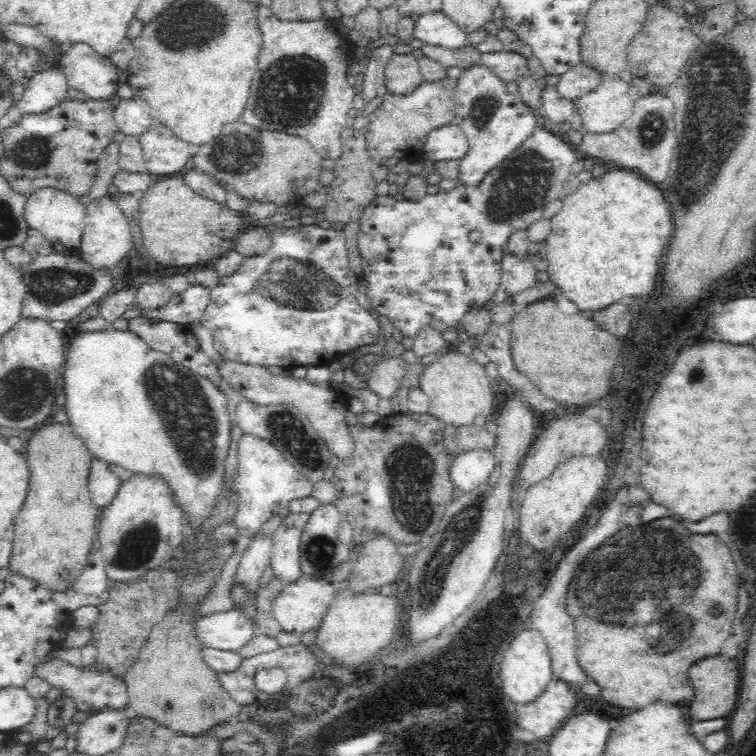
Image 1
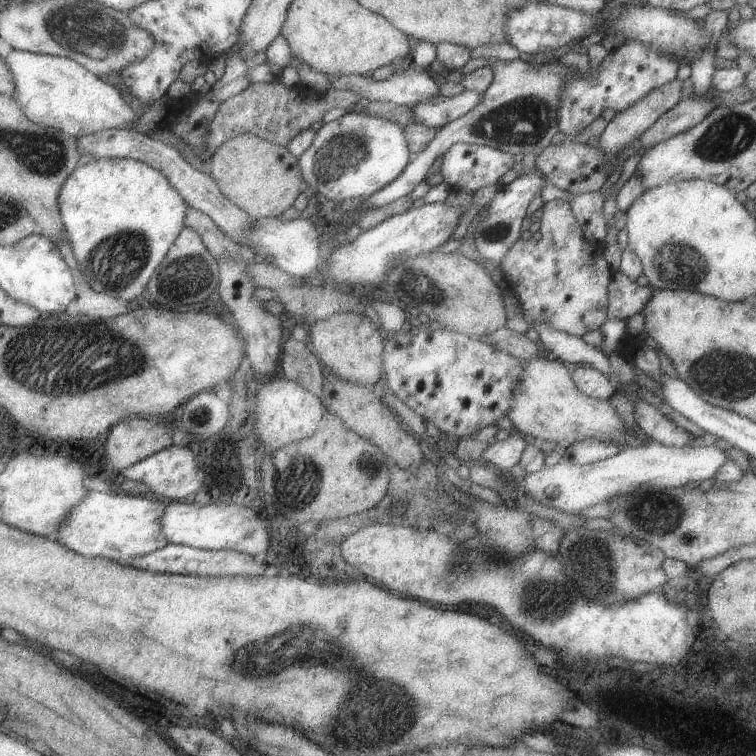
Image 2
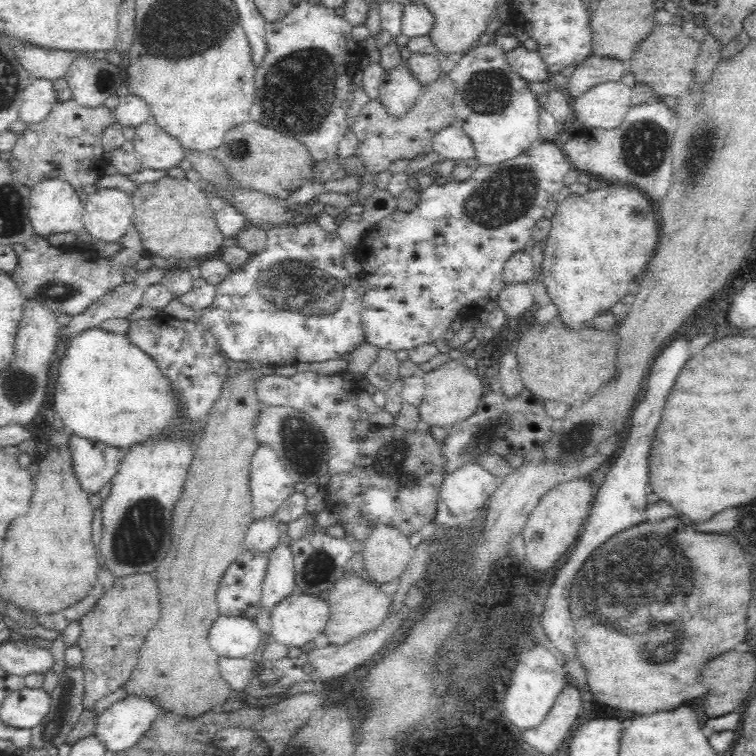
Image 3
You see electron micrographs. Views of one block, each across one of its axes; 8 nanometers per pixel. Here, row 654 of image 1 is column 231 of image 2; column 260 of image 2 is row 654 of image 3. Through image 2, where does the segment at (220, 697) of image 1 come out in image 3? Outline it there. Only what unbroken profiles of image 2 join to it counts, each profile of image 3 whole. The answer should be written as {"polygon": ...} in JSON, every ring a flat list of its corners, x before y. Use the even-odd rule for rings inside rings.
{"polygon":[[245,369,237,371,235,376,230,376,227,378,218,400,216,400,216,402,211,406,210,412,204,416,204,432,206,432,206,436,202,436,201,440,196,444,196,450,193,452,193,459,185,478,185,484,180,496,180,500,178,500,176,506,174,506,173,526,171,528,171,545,169,551,161,560,160,566,158,566,156,571,153,573,153,576,158,583,159,599,161,604,159,619,158,622,151,628,150,632,146,635,144,642,141,644,137,654,137,663,131,670,130,678,123,686,123,692,125,692,126,697,137,696,138,698,149,699,152,703,155,704,156,707,162,709,163,711,172,712,175,715,188,718,189,720,195,720,195,718,198,718,198,716,201,716,202,714,205,714,209,711,213,714,215,714,216,711,216,714,218,714,220,712,219,707,221,707,224,702,228,702,228,700,230,700,230,694,232,694,232,689,229,687,229,684,221,677,221,674,219,673,220,656,218,656,218,653,209,645,209,642,207,641,207,634,210,630,211,624,219,615,217,592,220,580,222,580,224,572,228,570,228,567,230,564,232,564,232,561,235,560,235,556,240,556,240,554,244,552,242,544,245,539,245,533,248,531,248,528,252,524,251,494,249,487,249,464,254,451,260,446,253,433,253,422,255,421,258,411,262,406,261,402,257,399,257,394,255,392,256,380,258,380,259,376,260,375,258,371,254,371,253,369]]}

